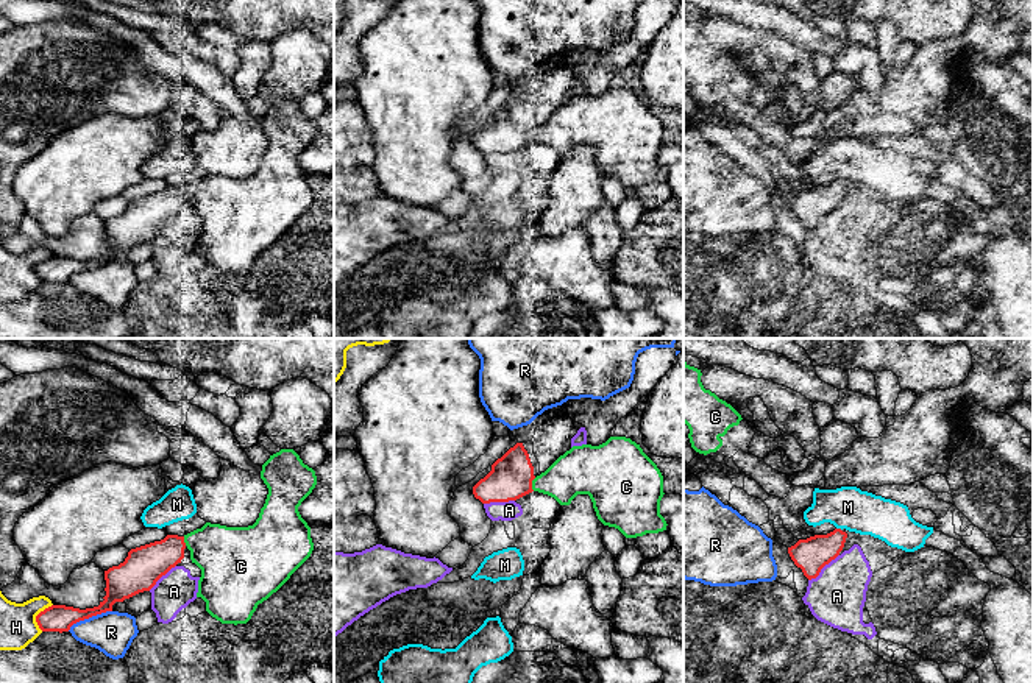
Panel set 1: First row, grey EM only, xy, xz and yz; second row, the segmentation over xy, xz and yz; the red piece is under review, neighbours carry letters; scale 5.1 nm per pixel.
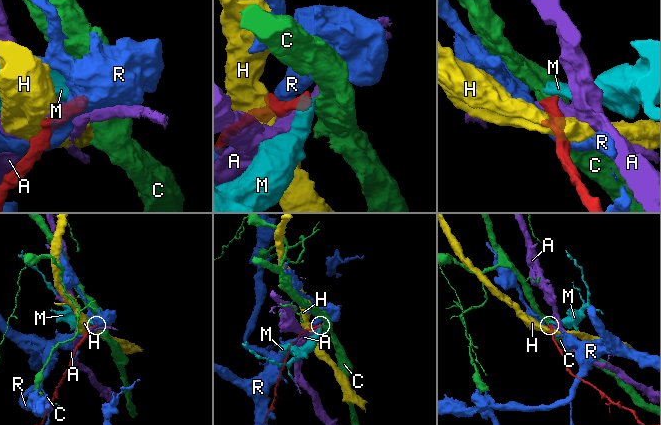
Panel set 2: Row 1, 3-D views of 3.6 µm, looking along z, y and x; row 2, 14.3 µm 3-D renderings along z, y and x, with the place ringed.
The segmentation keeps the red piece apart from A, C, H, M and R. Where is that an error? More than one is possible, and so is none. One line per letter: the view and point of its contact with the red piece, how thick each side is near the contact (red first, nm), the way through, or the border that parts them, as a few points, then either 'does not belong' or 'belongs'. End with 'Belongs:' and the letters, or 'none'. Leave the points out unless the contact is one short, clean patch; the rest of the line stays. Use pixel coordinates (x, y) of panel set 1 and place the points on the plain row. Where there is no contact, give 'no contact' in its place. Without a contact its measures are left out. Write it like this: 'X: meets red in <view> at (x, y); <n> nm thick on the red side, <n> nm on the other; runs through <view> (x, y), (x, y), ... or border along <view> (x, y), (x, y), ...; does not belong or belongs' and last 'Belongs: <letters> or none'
A: meets red in yz at (823, 217); 170 nm thick on the red side, 300 nm on the other; does not belong
C: meets red in xz at (531, 134); 220 nm thick on the red side, 240 nm on the other; belongs
H: meets red in xy at (36, 267); 140 nm thick on the red side, 190 nm on the other; does not belong
M: meets red in yz at (840, 180); 170 nm thick on the red side, 220 nm on the other; does not belong
R: meets red in xy at (89, 267); 180 nm thick on the red side, 220 nm on the other; does not belong
Belongs: C

